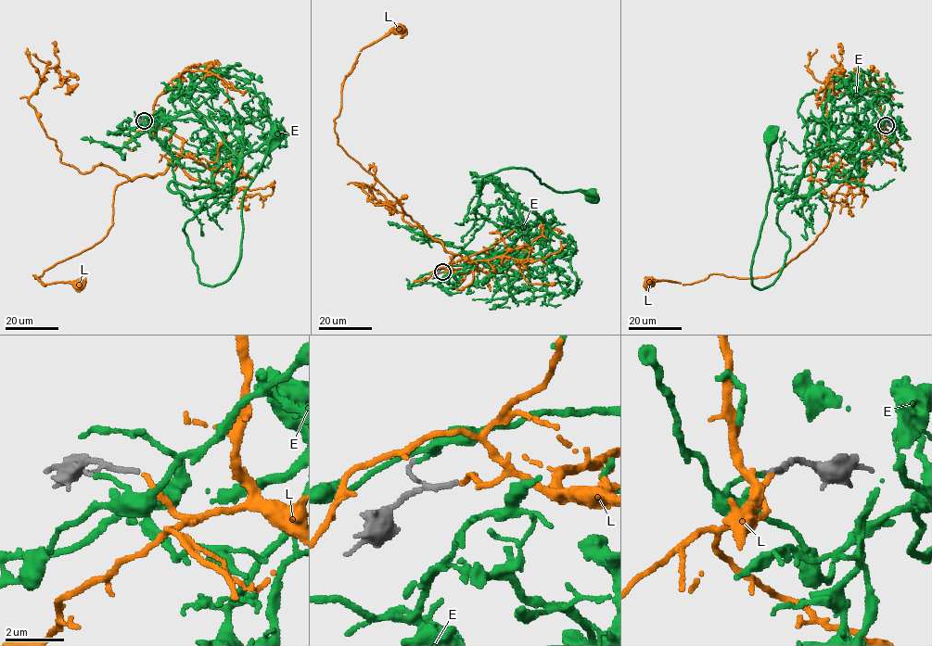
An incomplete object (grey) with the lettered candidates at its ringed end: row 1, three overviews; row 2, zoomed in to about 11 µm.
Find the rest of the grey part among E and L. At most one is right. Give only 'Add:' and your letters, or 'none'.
Add: L

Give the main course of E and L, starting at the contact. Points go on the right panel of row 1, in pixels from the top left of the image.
E: (885, 124), (859, 121), (856, 97), (828, 116), (778, 214), (785, 266), (759, 289), (771, 138)
L: (886, 124), (861, 178), (835, 194), (826, 226), (785, 266), (765, 277), (649, 283)

